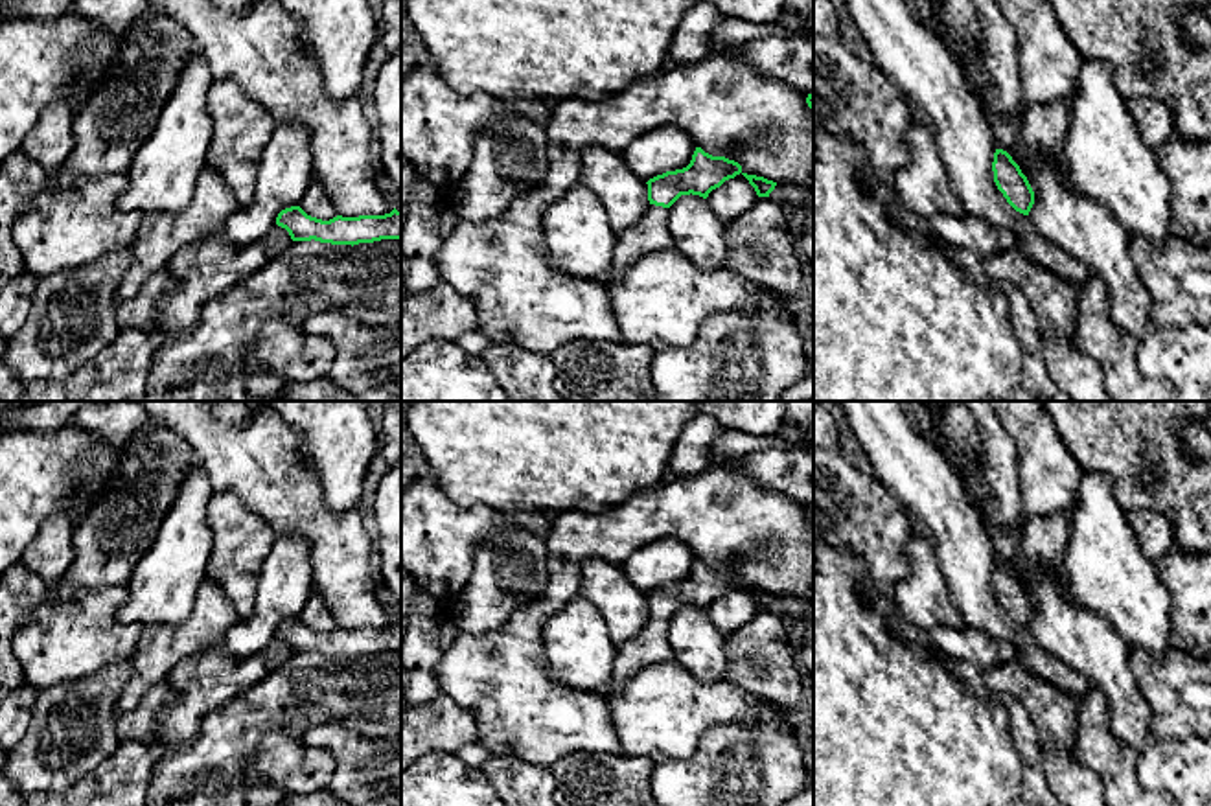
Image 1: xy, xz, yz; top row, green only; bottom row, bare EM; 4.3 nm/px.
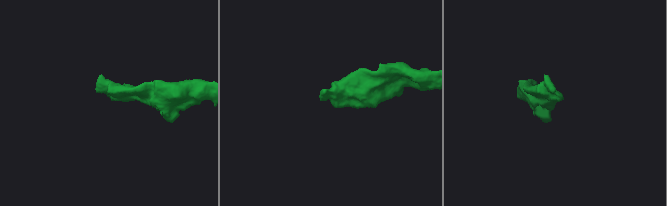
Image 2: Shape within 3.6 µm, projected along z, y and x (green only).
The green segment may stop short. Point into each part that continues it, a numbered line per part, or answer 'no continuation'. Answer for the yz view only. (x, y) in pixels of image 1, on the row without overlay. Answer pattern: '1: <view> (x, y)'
1: yz (1044, 538)

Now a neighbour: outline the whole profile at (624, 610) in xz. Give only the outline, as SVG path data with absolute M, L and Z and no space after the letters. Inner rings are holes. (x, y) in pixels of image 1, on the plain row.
M607 559L583 561L578 596L587 598L598 609L617 648L640 633L650 616L648 596Z

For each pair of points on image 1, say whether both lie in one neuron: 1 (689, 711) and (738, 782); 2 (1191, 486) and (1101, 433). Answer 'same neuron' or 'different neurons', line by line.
1: different neurons
2: same neuron

